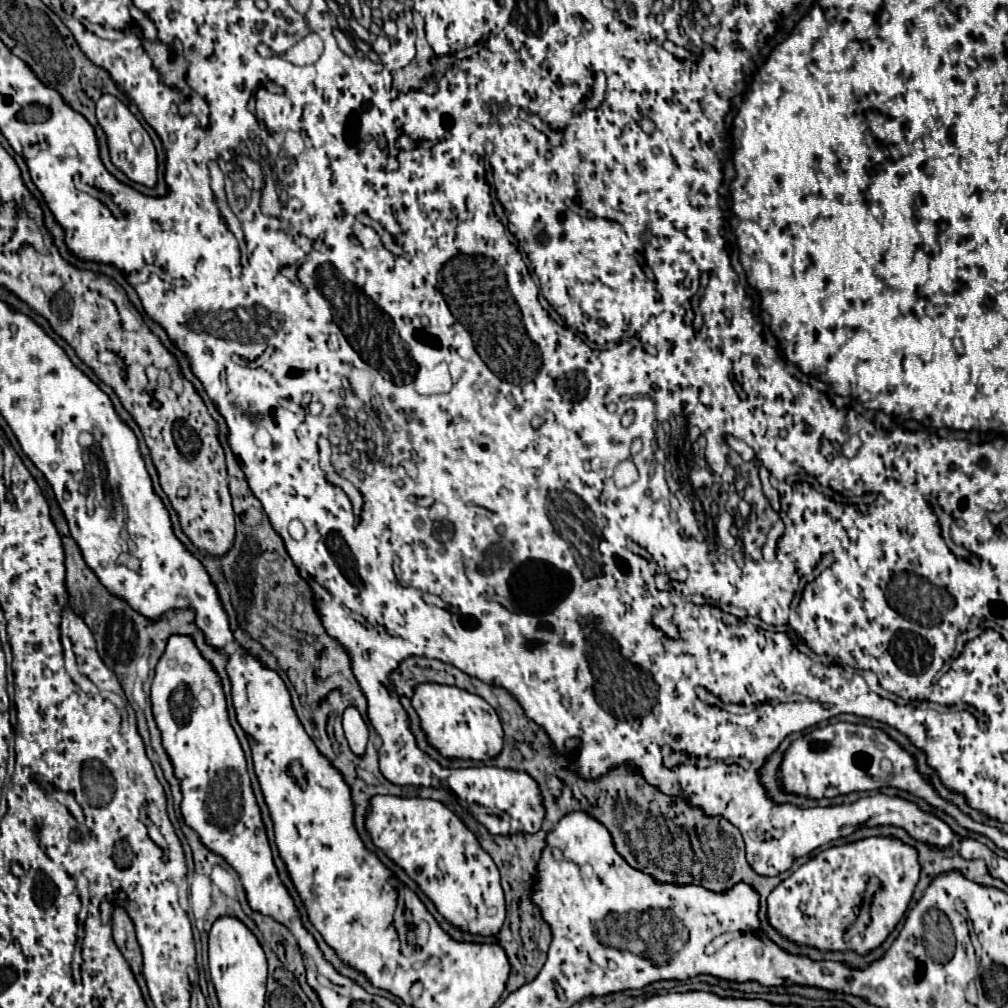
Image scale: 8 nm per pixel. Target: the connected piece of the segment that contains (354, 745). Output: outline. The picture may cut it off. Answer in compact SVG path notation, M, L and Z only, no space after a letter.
M347 707L345 709L343 729L345 729L345 737L349 741L351 751L355 755L363 755L365 753L365 745L367 745L367 725L365 725L363 717L359 715L359 711L355 707Z

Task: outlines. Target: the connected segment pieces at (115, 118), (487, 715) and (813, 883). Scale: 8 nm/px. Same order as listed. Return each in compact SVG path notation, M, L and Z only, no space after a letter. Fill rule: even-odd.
M103 95L97 101L97 121L107 135L111 163L121 173L125 173L131 181L145 185L145 187L155 187L155 183L157 183L157 151L155 151L155 145L153 145L149 133L137 121L137 117L117 97Z
M419 683L413 689L411 705L419 715L419 725L427 737L427 743L443 757L461 761L489 761L501 751L501 721L495 709L491 709L491 705L479 695L451 685Z
M869 837L841 847L831 847L809 859L769 893L767 919L779 935L801 947L815 947L819 951L849 949L867 955L889 937L905 915L919 881L919 871L915 849L899 839ZM871 877L879 879L879 889L873 893L869 911L871 923L845 943L843 931L855 919L855 911L861 905L863 891Z

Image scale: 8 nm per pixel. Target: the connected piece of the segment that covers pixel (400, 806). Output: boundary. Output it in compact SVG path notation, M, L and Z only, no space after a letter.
M375 795L369 801L365 829L375 847L419 885L451 925L471 935L499 933L505 921L505 899L497 865L453 811L433 799Z

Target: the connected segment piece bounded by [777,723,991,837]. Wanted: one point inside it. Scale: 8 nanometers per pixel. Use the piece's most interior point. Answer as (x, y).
(838, 759)

